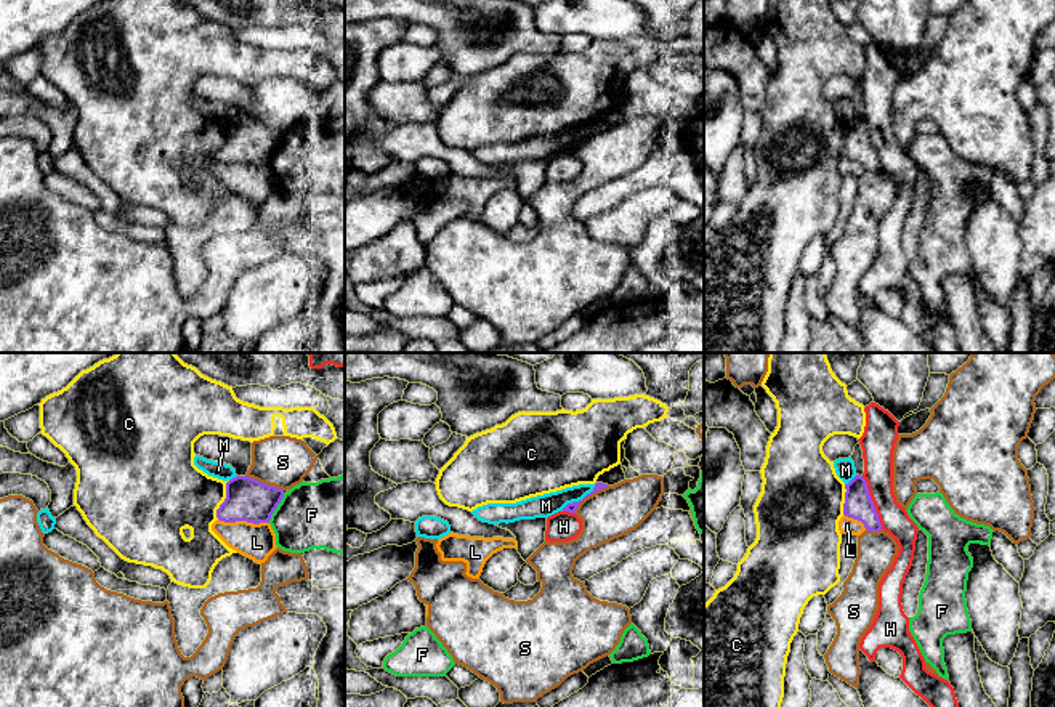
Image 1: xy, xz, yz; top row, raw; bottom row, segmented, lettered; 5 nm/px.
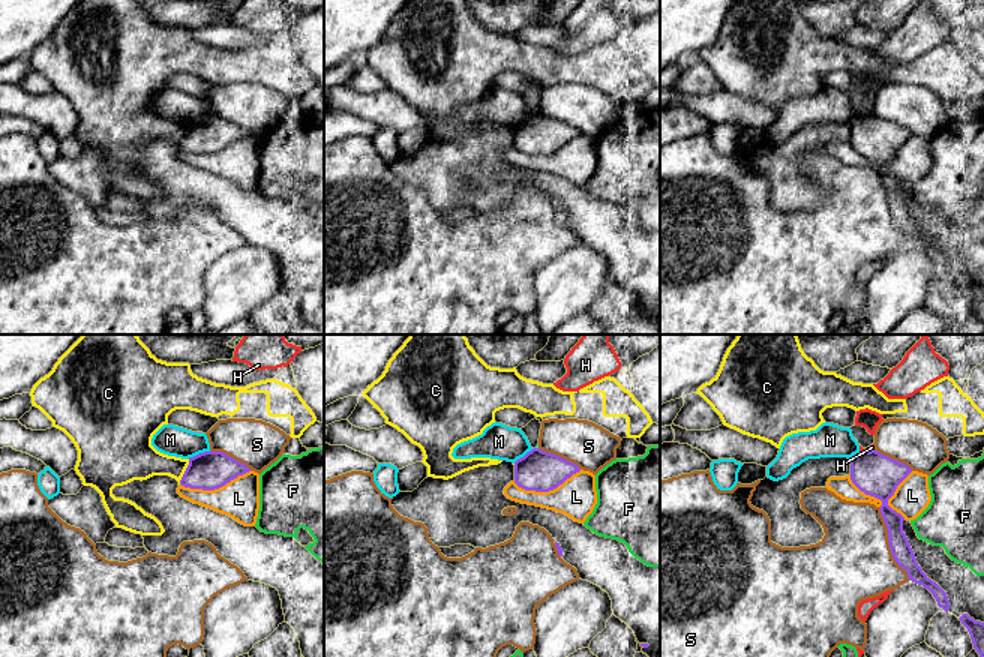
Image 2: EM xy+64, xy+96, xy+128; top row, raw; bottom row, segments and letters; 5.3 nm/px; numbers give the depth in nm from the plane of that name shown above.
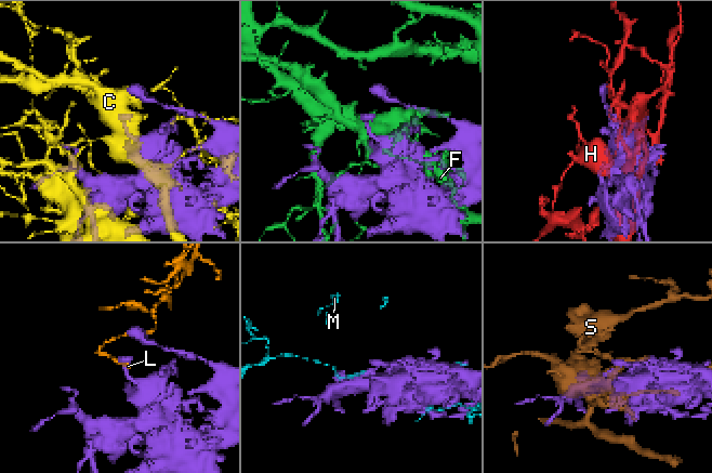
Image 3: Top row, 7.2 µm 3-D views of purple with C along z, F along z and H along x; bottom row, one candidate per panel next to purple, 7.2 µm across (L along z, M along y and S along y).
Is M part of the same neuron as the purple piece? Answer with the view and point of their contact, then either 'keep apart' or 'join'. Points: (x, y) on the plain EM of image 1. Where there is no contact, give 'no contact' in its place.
xz (579, 141) | keep apart

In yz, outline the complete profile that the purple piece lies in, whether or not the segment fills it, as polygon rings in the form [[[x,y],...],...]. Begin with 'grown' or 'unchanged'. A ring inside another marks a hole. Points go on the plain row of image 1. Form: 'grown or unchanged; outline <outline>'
unchanged; outline [[[856,115],[845,125],[843,156],[858,160],[864,165],[866,172],[879,173],[882,165],[875,152],[874,143],[869,136],[867,123],[863,117]]]

